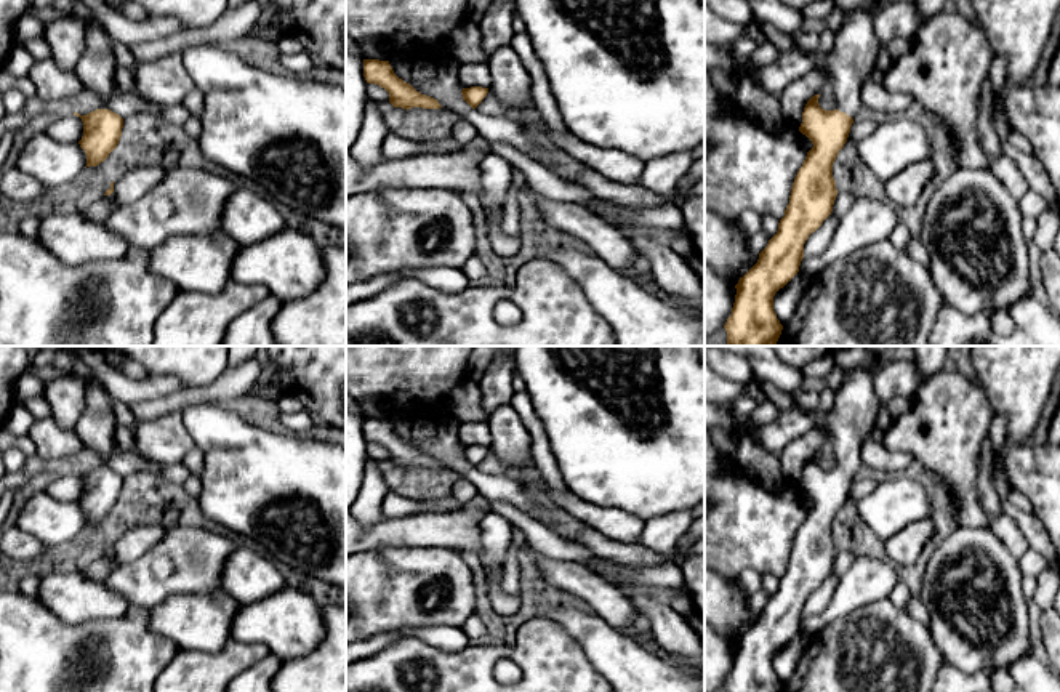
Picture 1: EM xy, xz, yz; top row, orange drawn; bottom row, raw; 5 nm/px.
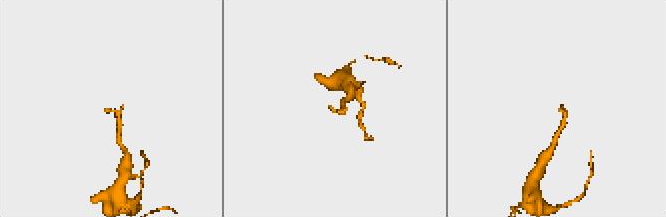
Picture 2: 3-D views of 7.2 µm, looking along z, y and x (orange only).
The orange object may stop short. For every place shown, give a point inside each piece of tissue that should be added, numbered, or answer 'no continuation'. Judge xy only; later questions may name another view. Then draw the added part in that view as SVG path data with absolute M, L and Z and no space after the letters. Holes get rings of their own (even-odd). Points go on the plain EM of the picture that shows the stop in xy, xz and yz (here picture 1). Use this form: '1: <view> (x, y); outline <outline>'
1: xy (96, 425); outline M88 375L85 397L86 405L74 426L74 432L82 439L83 447L98 453L98 468L107 468L115 452L114 432L117 420L114 415L112 396L98 380Z

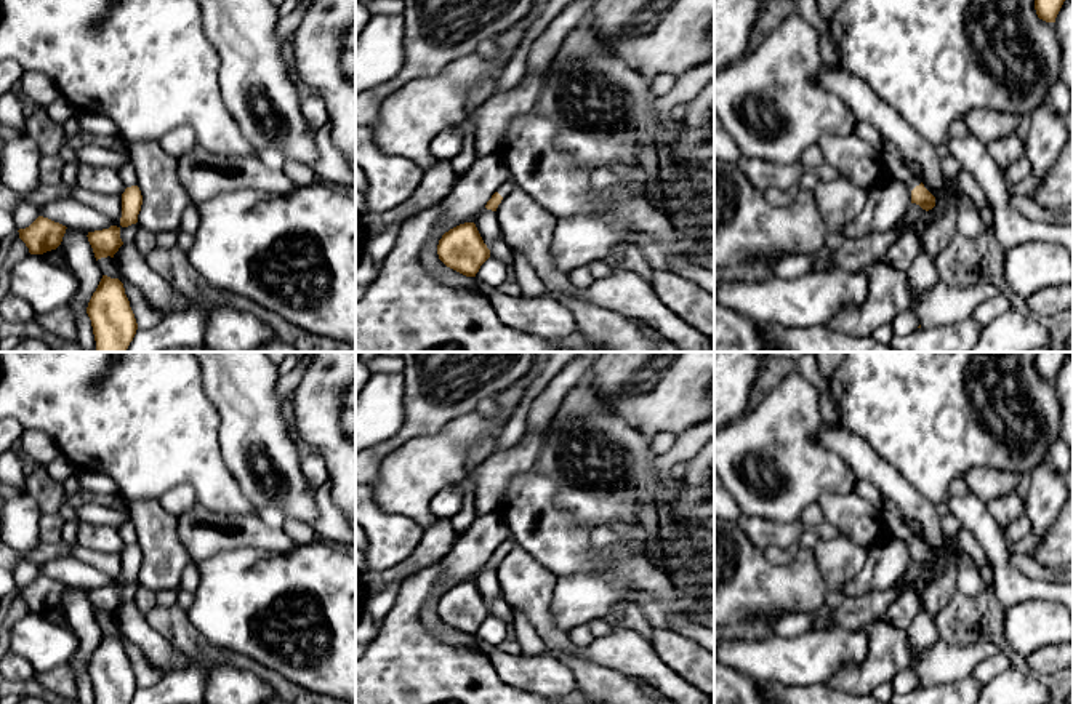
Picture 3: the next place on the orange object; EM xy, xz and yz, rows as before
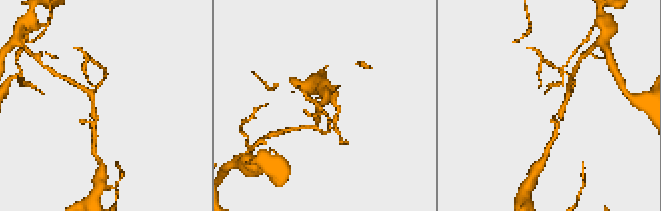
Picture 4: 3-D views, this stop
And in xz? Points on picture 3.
no continuation

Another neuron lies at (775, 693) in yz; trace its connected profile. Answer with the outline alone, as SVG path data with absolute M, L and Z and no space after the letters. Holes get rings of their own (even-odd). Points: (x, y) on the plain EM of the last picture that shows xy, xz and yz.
M778 682L761 683L769 704L890 704L873 694L855 696L828 685L786 686Z

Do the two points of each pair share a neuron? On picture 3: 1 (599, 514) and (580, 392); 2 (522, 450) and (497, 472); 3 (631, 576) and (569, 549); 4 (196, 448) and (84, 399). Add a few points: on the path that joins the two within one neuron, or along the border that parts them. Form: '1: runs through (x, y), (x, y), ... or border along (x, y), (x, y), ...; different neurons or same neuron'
1: runs through (633, 490), (630, 450), (606, 426); same neuron
2: runs through (516, 456), (503, 466); same neuron
3: runs through (615, 564), (610, 560), (585, 559); same neuron
4: runs through (168, 436), (146, 421), (111, 416); same neuron

